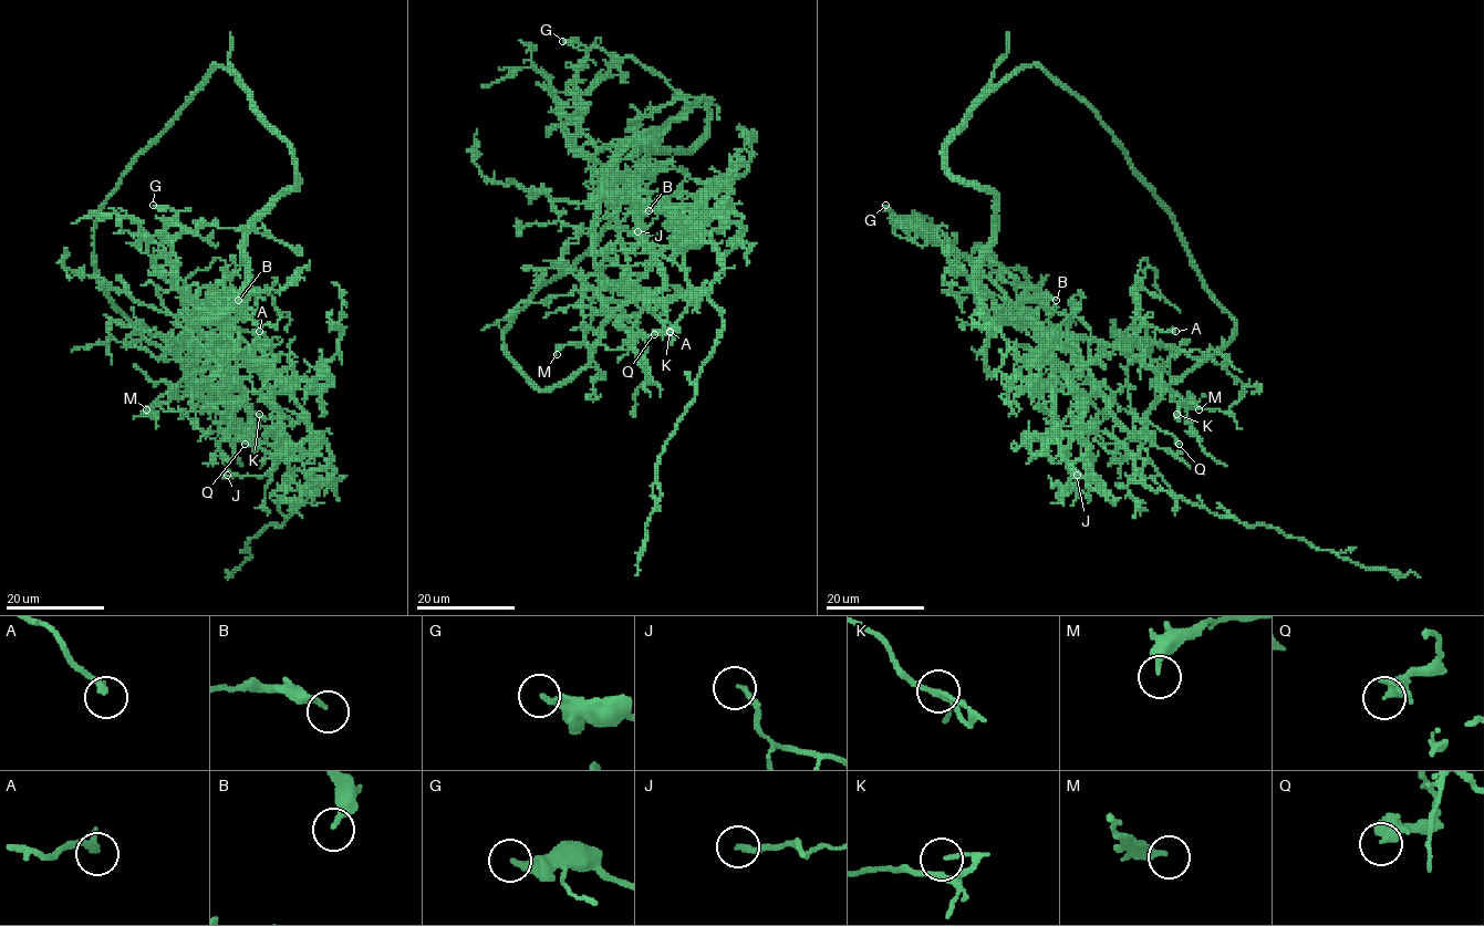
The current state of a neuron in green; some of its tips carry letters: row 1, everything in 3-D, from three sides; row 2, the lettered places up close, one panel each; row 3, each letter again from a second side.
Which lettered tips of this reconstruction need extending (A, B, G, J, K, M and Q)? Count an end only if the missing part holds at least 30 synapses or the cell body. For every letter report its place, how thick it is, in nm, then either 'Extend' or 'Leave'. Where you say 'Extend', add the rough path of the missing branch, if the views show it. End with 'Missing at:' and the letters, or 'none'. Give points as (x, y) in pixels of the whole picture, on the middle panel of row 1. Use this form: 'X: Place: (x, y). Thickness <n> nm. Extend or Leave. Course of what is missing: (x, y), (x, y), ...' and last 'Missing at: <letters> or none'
A: Place: (670, 331). Thickness 260 nm. Leave
B: Place: (649, 210). Thickness 200 nm. Leave
G: Place: (562, 41). Thickness 280 nm. Leave
J: Place: (637, 231). Thickness 190 nm. Leave
K: Place: (670, 332). Thickness 110 nm. Leave
M: Place: (557, 354). Thickness 280 nm. Leave
Q: Place: (654, 334). Thickness 480 nm. Leave
Missing at: none

